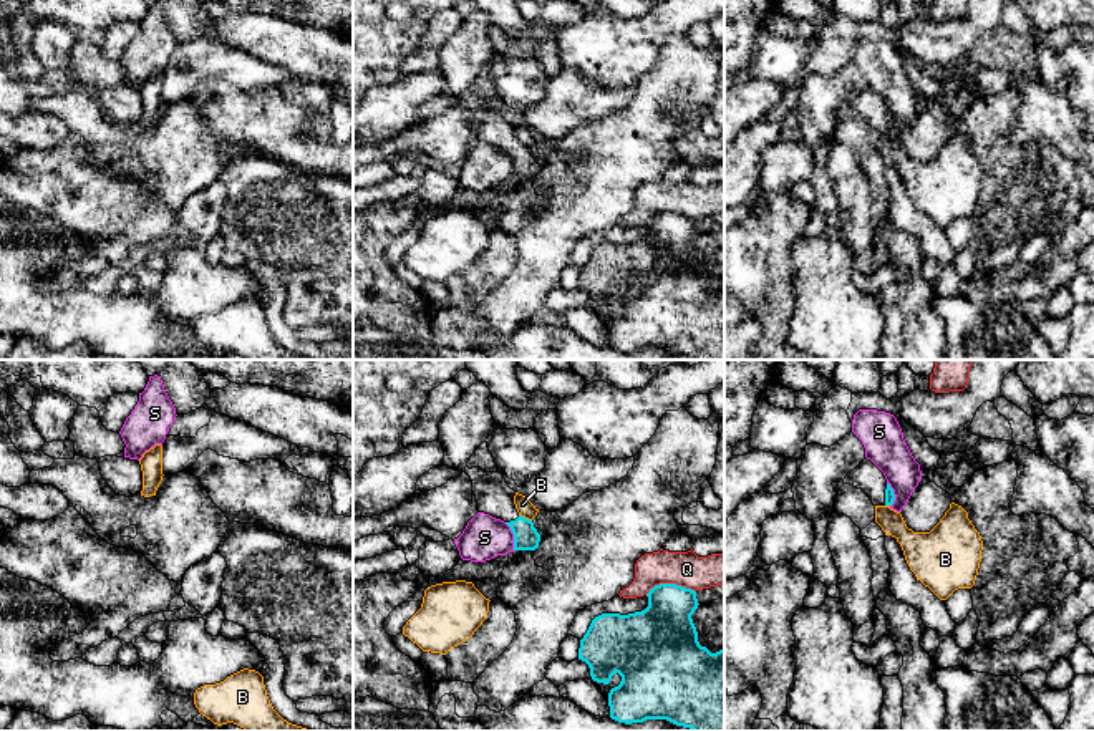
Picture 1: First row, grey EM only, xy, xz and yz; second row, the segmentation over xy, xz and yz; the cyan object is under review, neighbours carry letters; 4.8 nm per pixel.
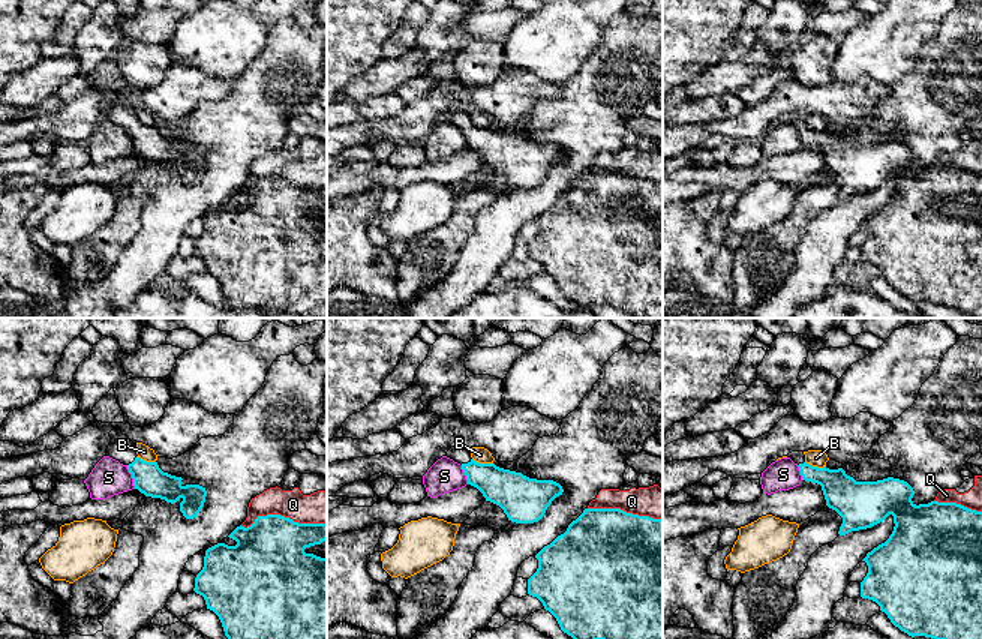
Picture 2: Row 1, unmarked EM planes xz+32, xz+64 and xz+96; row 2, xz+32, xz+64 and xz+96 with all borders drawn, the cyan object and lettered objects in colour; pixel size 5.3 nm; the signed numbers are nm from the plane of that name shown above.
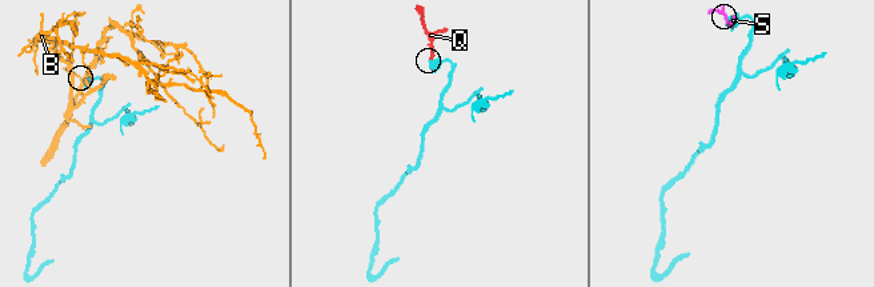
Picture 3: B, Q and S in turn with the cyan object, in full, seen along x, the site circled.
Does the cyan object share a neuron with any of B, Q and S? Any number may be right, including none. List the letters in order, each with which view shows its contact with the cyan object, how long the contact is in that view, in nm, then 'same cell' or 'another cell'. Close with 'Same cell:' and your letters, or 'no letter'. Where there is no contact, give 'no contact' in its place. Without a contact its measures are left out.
B: contact in xz; length 70 nm; another cell
Q: contact in xz; length 240 nm; another cell
S: contact in xz; length 140 nm; another cell
Same cell: no letter

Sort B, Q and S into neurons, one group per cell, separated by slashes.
B / Q / S

